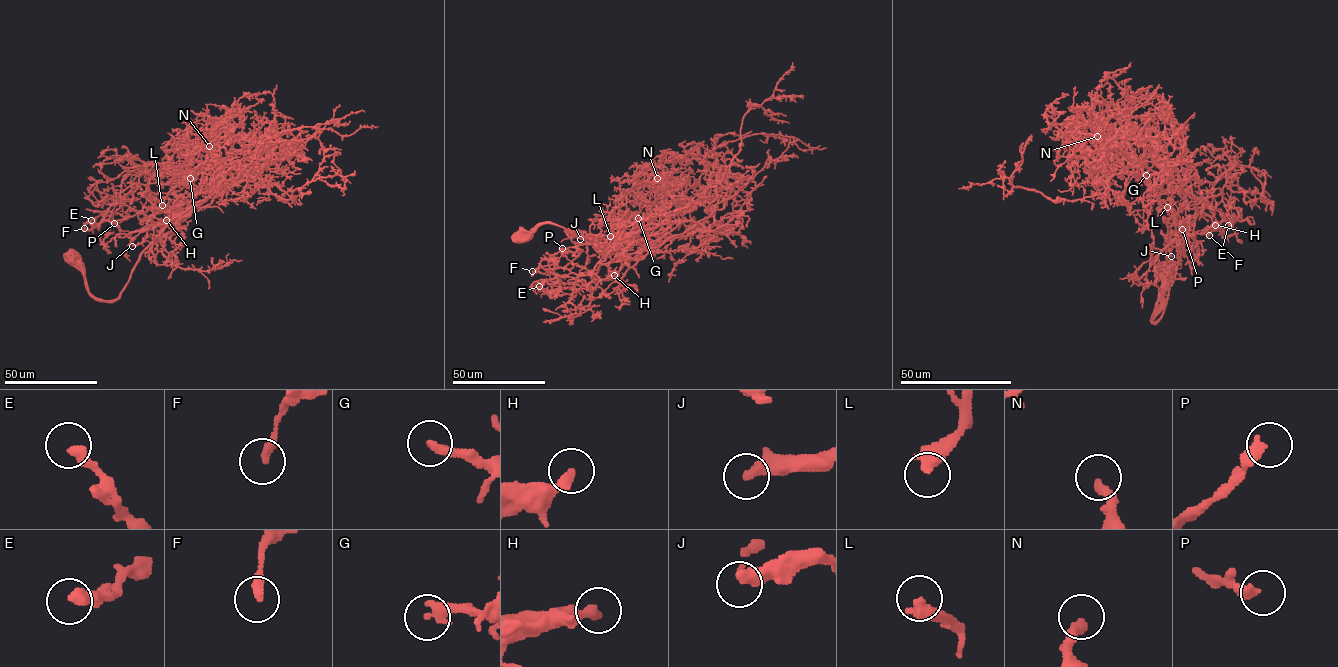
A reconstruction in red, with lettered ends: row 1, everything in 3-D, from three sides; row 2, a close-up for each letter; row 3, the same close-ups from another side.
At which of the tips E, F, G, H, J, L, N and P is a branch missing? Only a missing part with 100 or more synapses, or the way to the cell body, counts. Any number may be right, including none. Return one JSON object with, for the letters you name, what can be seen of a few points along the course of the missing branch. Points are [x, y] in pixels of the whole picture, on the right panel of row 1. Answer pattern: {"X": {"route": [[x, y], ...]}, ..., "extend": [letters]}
{"L": {"route": [[1167, 207], [1159, 219], [1149, 206], [1146, 178], [1150, 170]]}, "extend": ["L"]}

